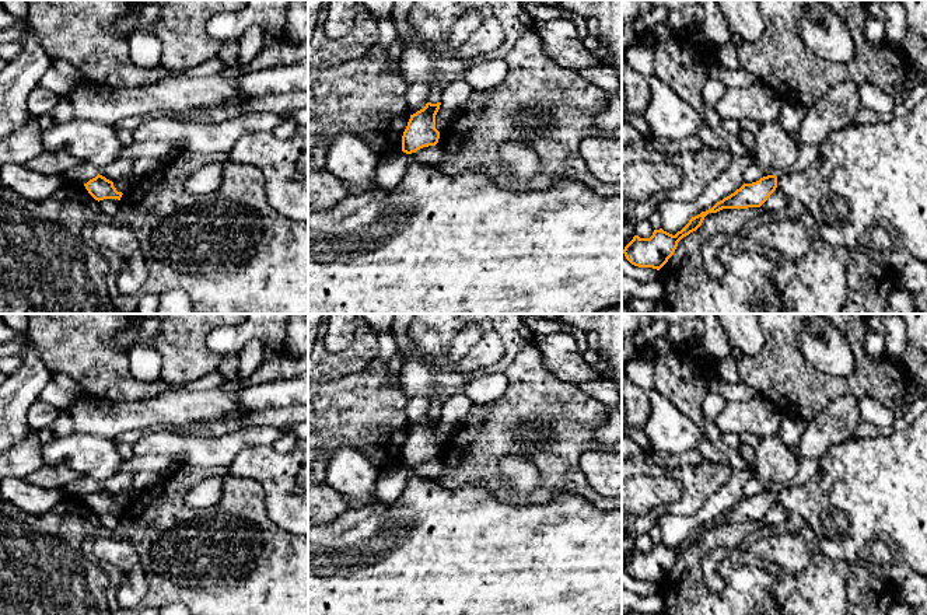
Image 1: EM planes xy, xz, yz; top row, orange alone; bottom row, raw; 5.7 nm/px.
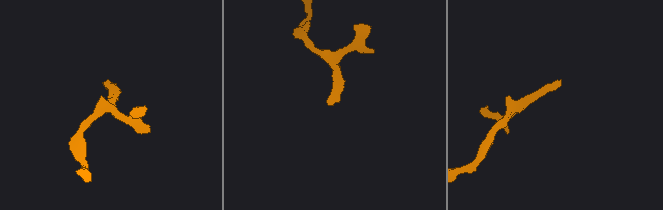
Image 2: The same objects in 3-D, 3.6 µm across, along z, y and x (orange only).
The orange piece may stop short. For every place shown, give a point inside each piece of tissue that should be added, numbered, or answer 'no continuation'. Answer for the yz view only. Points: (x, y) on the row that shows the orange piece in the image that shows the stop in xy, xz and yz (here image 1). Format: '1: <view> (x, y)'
1: yz (866, 175)

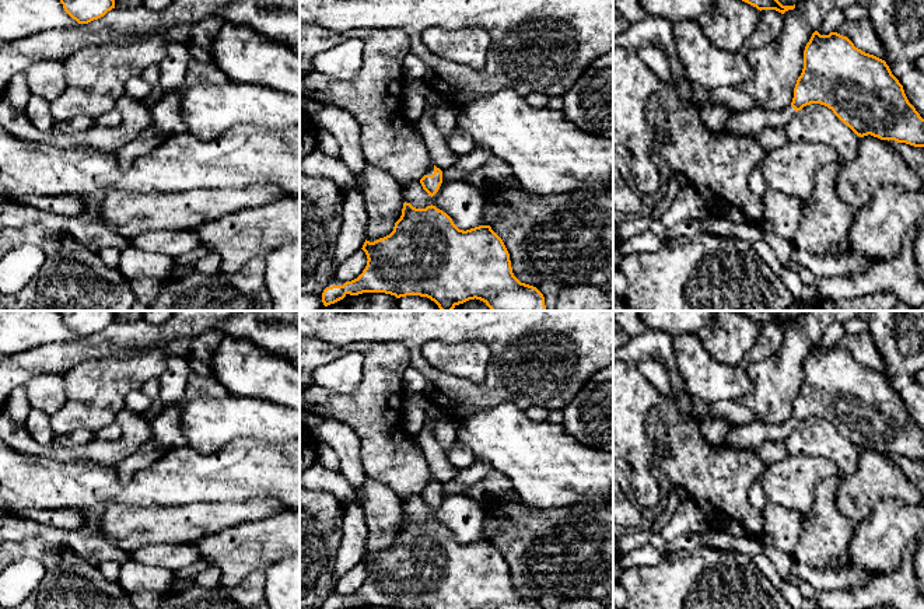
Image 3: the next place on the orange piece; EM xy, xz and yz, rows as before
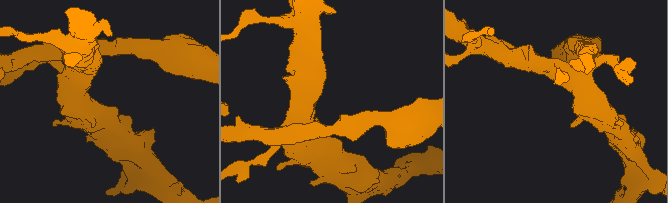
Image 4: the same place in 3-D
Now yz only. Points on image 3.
1: yz (752, 121)

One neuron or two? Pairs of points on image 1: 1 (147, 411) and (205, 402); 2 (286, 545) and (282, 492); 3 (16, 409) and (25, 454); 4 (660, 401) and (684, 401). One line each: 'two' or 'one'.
1: one
2: two
3: two
4: two

